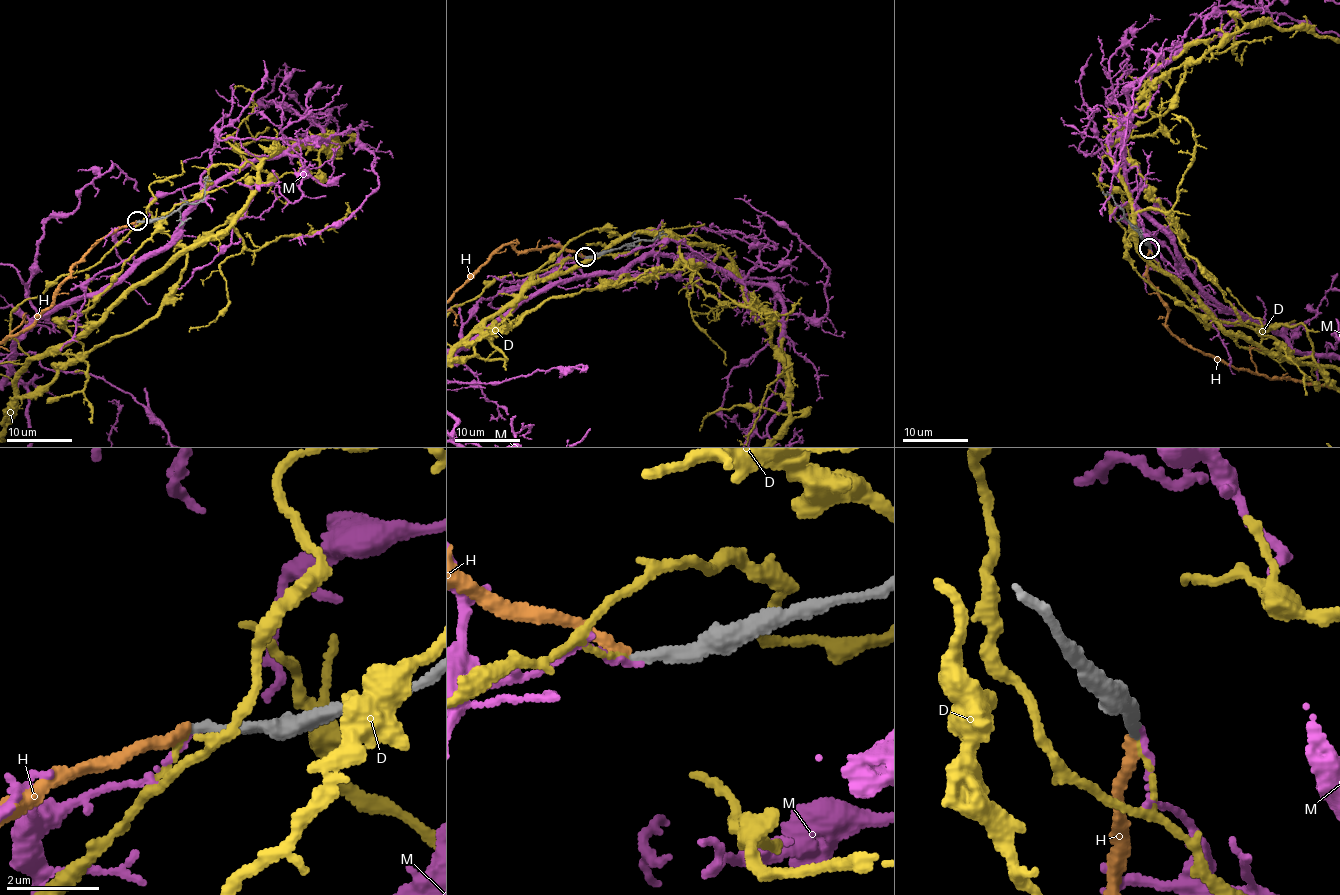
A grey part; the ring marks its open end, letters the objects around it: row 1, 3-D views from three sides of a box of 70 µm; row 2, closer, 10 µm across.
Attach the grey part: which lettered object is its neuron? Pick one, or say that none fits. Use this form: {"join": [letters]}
{"join": ["H"]}

